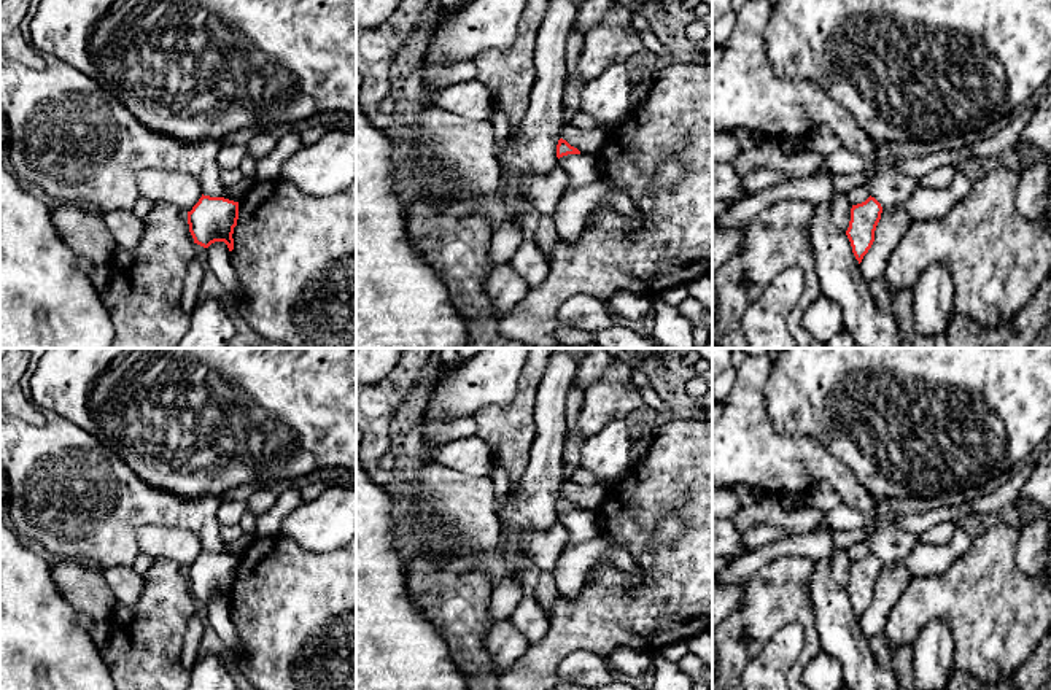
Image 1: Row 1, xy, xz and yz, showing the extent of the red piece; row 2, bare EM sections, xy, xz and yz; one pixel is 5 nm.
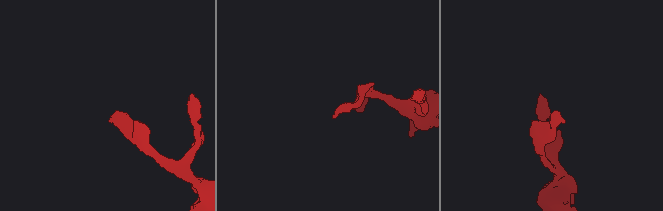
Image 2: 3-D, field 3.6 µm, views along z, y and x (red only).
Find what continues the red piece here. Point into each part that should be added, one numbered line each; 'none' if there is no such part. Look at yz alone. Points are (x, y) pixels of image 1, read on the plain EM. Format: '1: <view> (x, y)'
none

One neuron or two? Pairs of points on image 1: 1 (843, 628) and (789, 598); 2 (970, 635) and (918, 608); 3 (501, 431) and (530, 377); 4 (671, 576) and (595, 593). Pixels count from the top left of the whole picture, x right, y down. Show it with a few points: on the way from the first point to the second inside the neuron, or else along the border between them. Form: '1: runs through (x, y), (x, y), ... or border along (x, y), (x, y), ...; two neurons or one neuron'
1: border along (813, 573), (810, 585), (811, 612), (821, 647); two neurons
2: runs through (957, 622), (943, 608), (930, 608); one neuron
3: runs through (514, 418), (522, 410), (527, 390); one neuron
4: runs through (652, 595), (646, 601), (614, 601); one neuron

